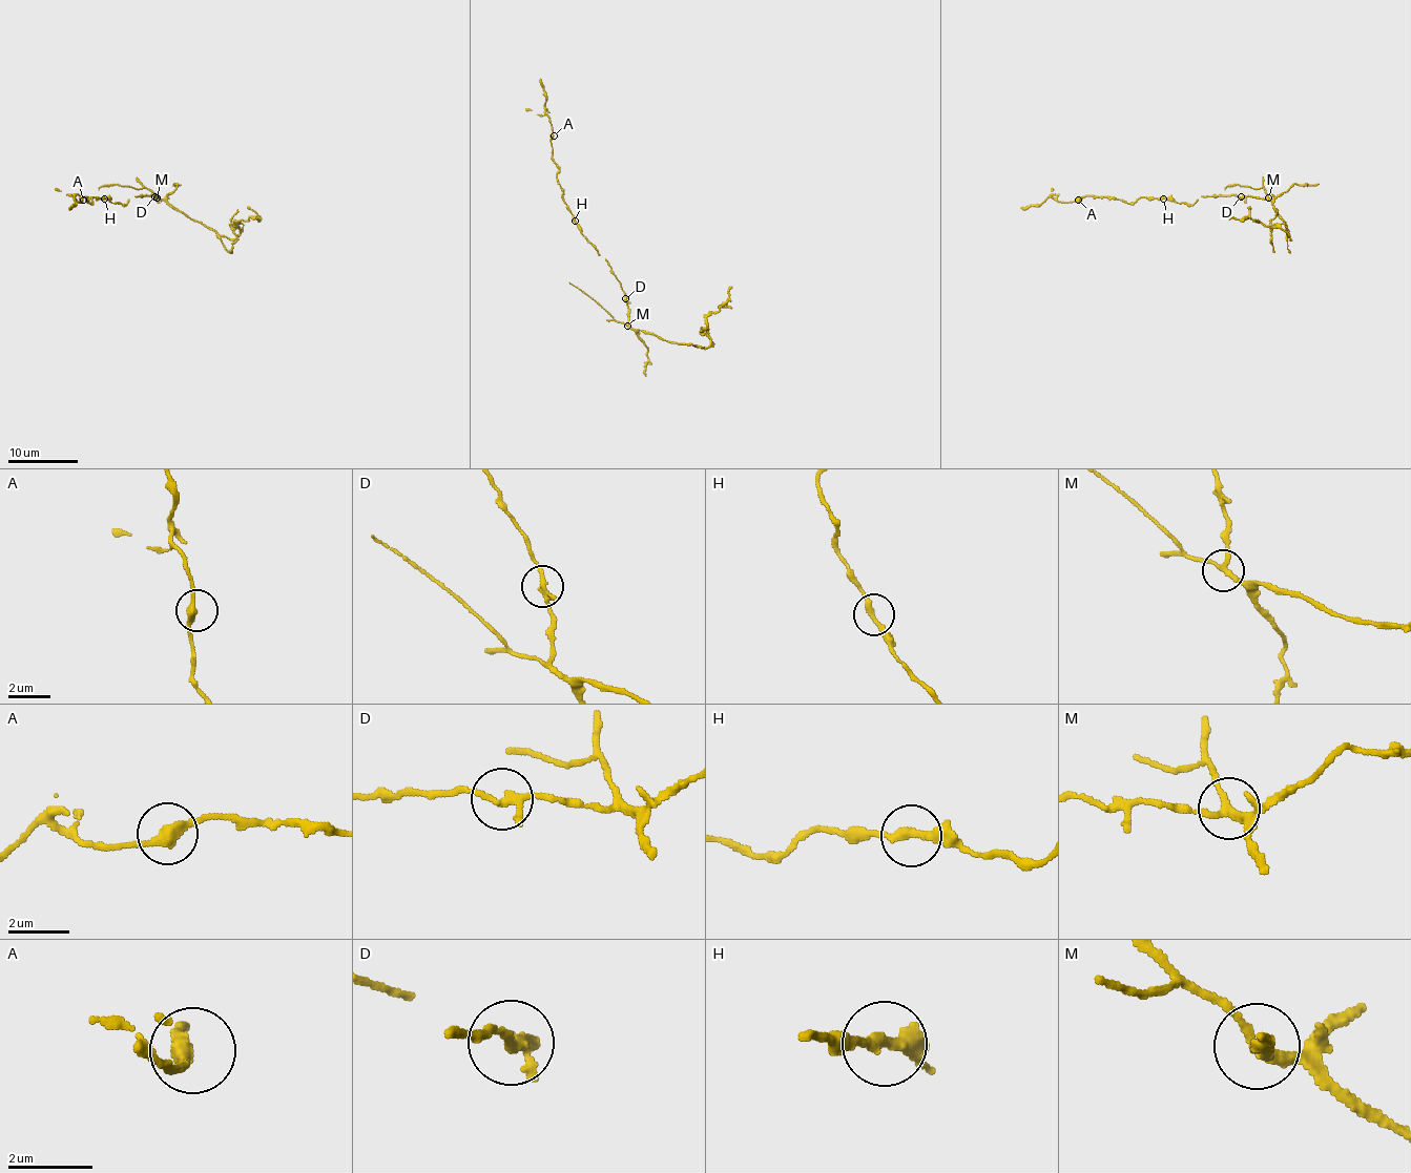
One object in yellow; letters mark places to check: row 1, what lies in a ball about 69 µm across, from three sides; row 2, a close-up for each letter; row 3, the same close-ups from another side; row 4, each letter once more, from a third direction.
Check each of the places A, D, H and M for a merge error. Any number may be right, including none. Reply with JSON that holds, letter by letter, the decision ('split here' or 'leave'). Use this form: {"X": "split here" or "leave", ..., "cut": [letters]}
{"A": "leave", "D": "leave", "H": "leave", "M": "split here", "cut": ["M"]}

